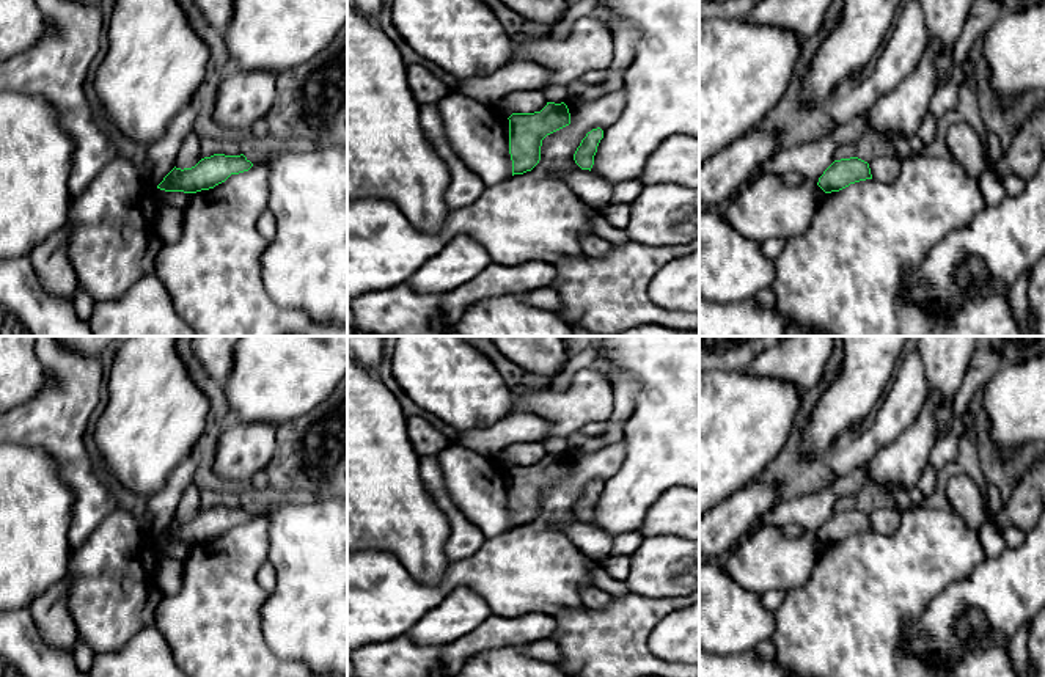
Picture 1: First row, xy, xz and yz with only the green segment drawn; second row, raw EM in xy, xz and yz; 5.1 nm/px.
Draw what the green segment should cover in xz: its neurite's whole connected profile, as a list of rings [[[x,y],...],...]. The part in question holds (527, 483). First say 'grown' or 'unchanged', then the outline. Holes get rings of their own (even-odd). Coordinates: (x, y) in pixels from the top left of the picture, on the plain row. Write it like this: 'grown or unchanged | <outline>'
unchanged | [[[547,454],[541,463],[512,465],[508,471],[514,528],[531,523],[539,515],[542,492],[569,478],[570,465],[564,454]]]

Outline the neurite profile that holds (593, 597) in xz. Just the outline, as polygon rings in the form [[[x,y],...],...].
[[[583,586],[581,587],[581,603],[589,609],[603,609],[610,602],[611,595],[597,586]]]

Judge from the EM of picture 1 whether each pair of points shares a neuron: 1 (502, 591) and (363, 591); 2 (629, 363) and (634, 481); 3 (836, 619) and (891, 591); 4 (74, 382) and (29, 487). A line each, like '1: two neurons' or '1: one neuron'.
1: one neuron
2: one neuron
3: one neuron
4: two neurons

